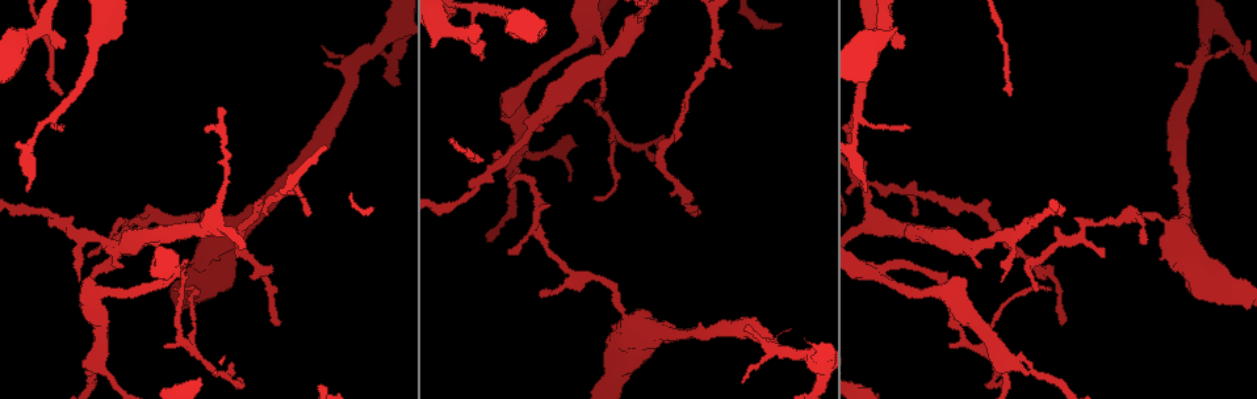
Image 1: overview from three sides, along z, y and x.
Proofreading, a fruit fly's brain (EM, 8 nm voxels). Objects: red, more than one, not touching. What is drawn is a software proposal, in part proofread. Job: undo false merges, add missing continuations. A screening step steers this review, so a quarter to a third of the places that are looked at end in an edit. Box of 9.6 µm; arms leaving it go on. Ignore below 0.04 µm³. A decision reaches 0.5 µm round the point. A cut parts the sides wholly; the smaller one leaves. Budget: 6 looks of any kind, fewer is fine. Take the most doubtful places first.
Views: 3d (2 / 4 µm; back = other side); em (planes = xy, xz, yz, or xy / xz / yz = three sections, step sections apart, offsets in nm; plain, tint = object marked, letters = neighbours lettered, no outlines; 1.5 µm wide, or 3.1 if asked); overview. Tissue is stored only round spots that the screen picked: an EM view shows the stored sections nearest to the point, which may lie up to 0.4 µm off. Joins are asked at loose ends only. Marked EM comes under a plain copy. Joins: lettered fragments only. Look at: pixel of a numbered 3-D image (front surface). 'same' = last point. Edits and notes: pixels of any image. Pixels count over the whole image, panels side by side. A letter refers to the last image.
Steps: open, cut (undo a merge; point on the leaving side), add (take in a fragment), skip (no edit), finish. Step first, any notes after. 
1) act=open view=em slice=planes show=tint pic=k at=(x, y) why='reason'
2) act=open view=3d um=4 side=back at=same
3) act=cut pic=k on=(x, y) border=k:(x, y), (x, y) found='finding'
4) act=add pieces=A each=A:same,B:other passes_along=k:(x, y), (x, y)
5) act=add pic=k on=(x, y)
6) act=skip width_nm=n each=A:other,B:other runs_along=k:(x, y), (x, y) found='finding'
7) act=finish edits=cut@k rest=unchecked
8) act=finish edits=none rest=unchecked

act=open view=em slice=planes show=letters pic=1 at=(91, 253) why='free end'

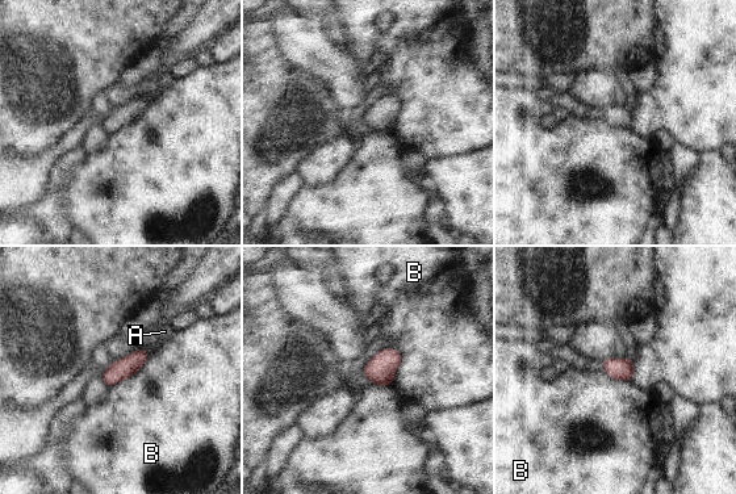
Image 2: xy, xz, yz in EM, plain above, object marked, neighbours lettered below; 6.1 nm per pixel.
act=skip each=A:other,B:other border=2:(149, 351), (138, 369), (108, 386) found='no lettered fragment goes on from it'

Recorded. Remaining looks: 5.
act=open view=3d um=4 pic=1 at=(310, 214) why='free end'

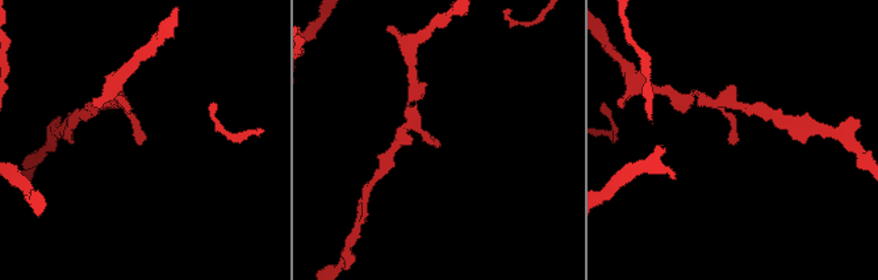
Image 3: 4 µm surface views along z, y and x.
act=open view=em slice=planes show=letters pic=3 at=(142, 141)

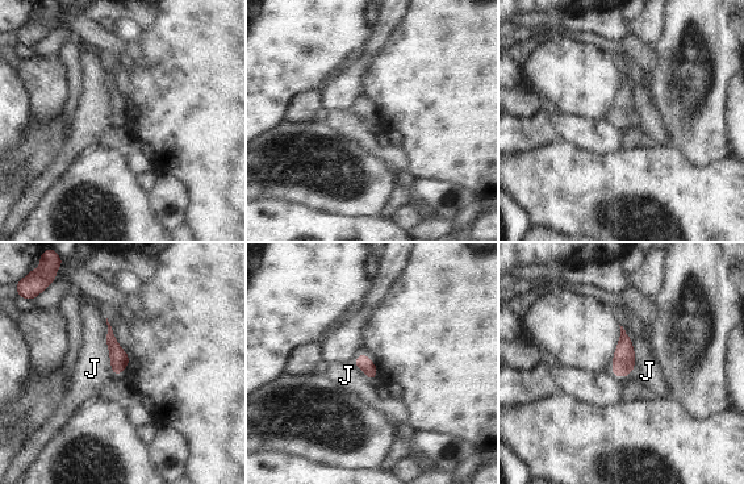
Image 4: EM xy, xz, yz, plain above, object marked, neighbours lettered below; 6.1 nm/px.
act=skip each=J:other found='no lettered fragment goes on from it'

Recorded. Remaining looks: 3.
act=open view=3d um=2 pic=1 at=(1036, 291) why='tapers out'

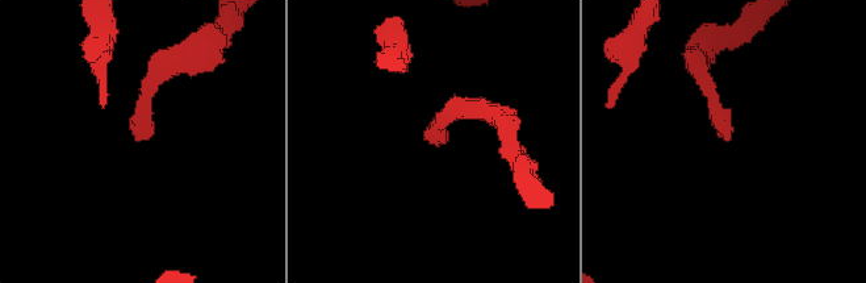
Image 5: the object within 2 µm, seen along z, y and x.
act=open view=em slice=xy step=4 show=letters pic=5 at=(136, 134)

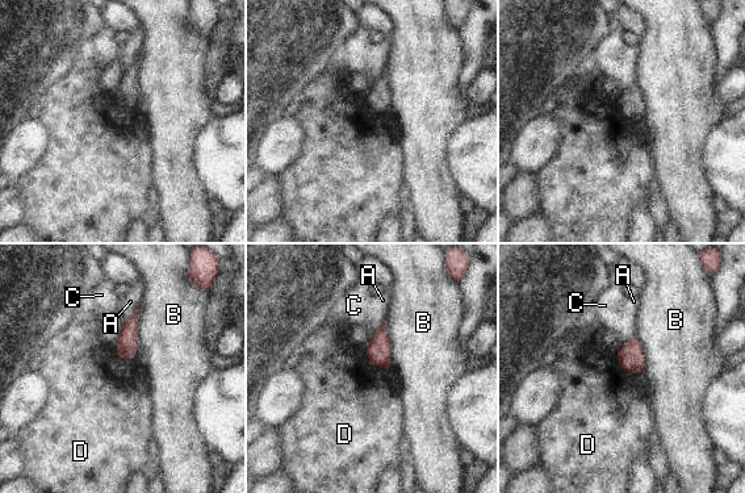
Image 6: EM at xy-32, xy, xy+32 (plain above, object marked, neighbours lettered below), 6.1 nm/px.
act=open view=em slice=planes show=letters at=same

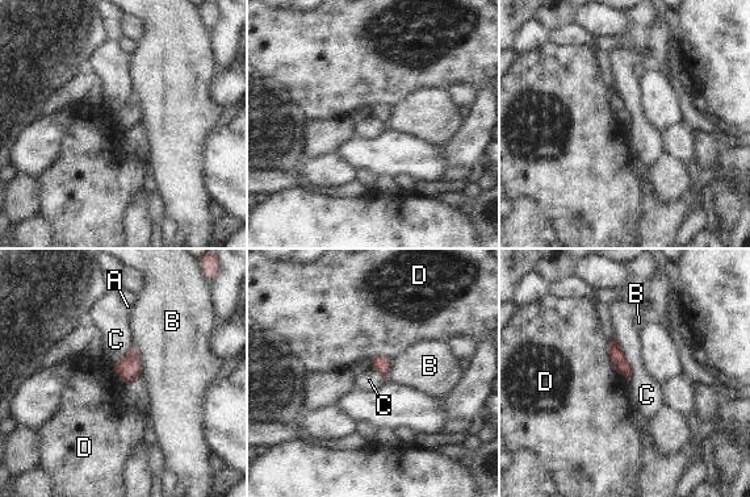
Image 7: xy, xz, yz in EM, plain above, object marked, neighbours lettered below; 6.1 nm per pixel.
act=skip width_nm=90 each=A:other,B:other,C:other,D:other border=7:(606, 339), (611, 364), (628, 381) found='no lettered fragment goes on from it'

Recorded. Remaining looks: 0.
act=finish edits=none rest=unchecked

